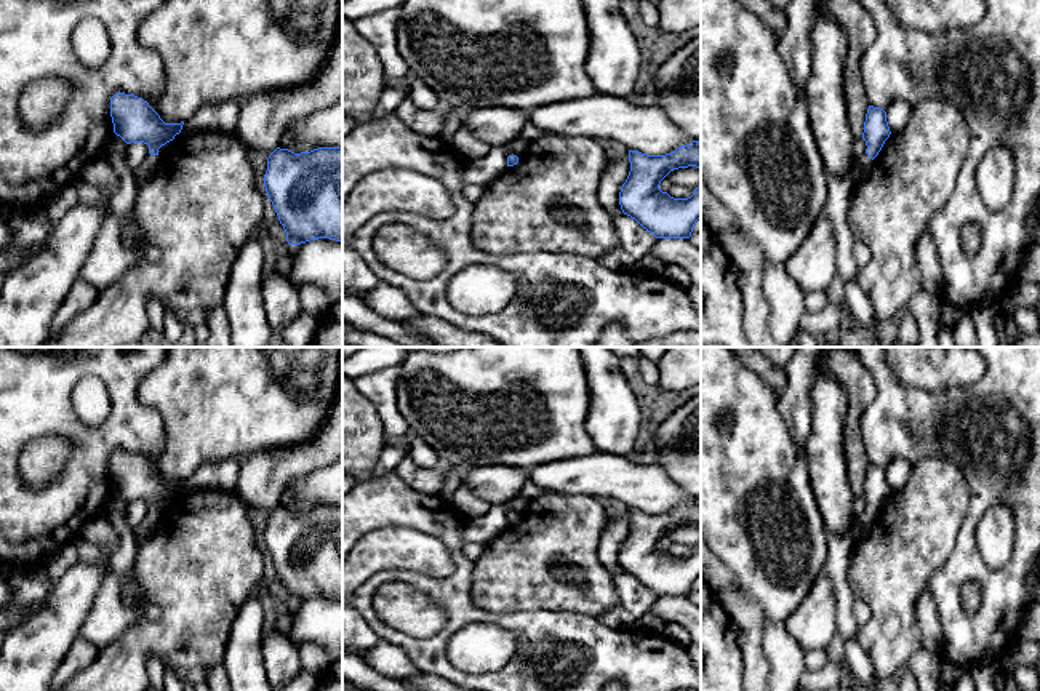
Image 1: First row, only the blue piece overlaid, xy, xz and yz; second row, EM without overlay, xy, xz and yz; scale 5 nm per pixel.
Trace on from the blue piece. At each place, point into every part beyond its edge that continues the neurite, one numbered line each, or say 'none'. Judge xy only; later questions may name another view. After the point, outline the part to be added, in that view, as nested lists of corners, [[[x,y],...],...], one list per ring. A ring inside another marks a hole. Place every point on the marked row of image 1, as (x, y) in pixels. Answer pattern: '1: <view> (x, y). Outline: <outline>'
1: xy (146, 168). Outline: [[[149,155],[139,166],[136,166],[134,170],[136,192],[150,178],[157,163],[158,155]]]

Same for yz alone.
1: yz (863, 163). Outline: [[[864,154],[858,158],[854,158],[853,168],[851,168],[851,195],[854,194],[858,184],[866,178],[866,174],[869,173],[872,166],[872,158]]]

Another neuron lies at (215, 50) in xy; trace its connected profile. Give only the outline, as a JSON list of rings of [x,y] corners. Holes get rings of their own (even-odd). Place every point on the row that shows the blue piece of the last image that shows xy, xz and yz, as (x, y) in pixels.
[[[165,0],[139,26],[139,42],[157,50],[166,66],[163,91],[149,106],[165,123],[181,123],[206,102],[238,102],[253,94],[304,86],[326,64],[338,21],[339,0]]]

